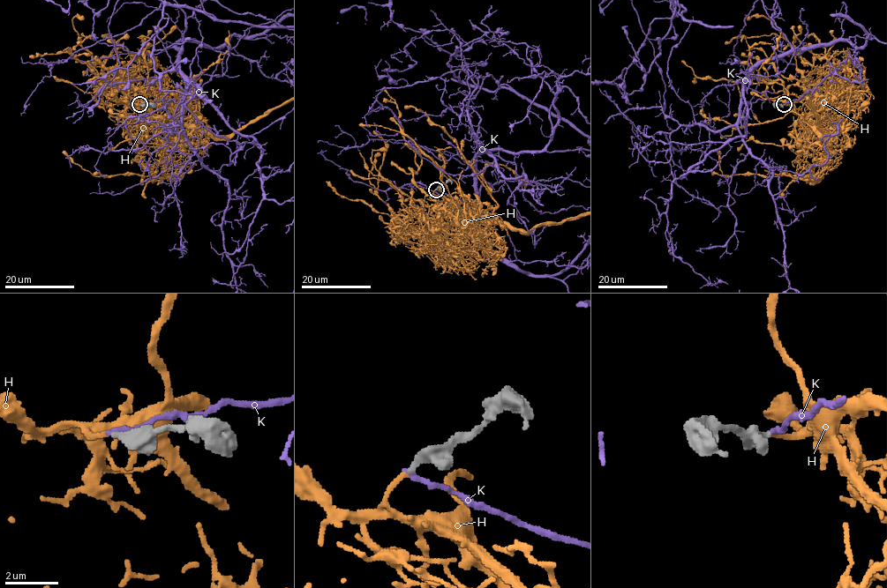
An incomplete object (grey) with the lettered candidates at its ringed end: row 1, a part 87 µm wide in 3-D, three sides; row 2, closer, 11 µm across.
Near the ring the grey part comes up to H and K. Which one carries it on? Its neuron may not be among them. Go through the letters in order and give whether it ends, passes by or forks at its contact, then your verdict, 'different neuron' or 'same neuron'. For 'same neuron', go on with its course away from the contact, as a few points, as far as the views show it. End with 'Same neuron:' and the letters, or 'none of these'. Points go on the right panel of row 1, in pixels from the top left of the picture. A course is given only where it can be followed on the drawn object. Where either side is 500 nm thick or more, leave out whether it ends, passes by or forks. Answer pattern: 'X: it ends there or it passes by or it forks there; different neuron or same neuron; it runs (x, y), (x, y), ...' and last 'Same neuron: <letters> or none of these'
H: it ends there; same neuron
K: it ends there; different neuron
Same neuron: H

